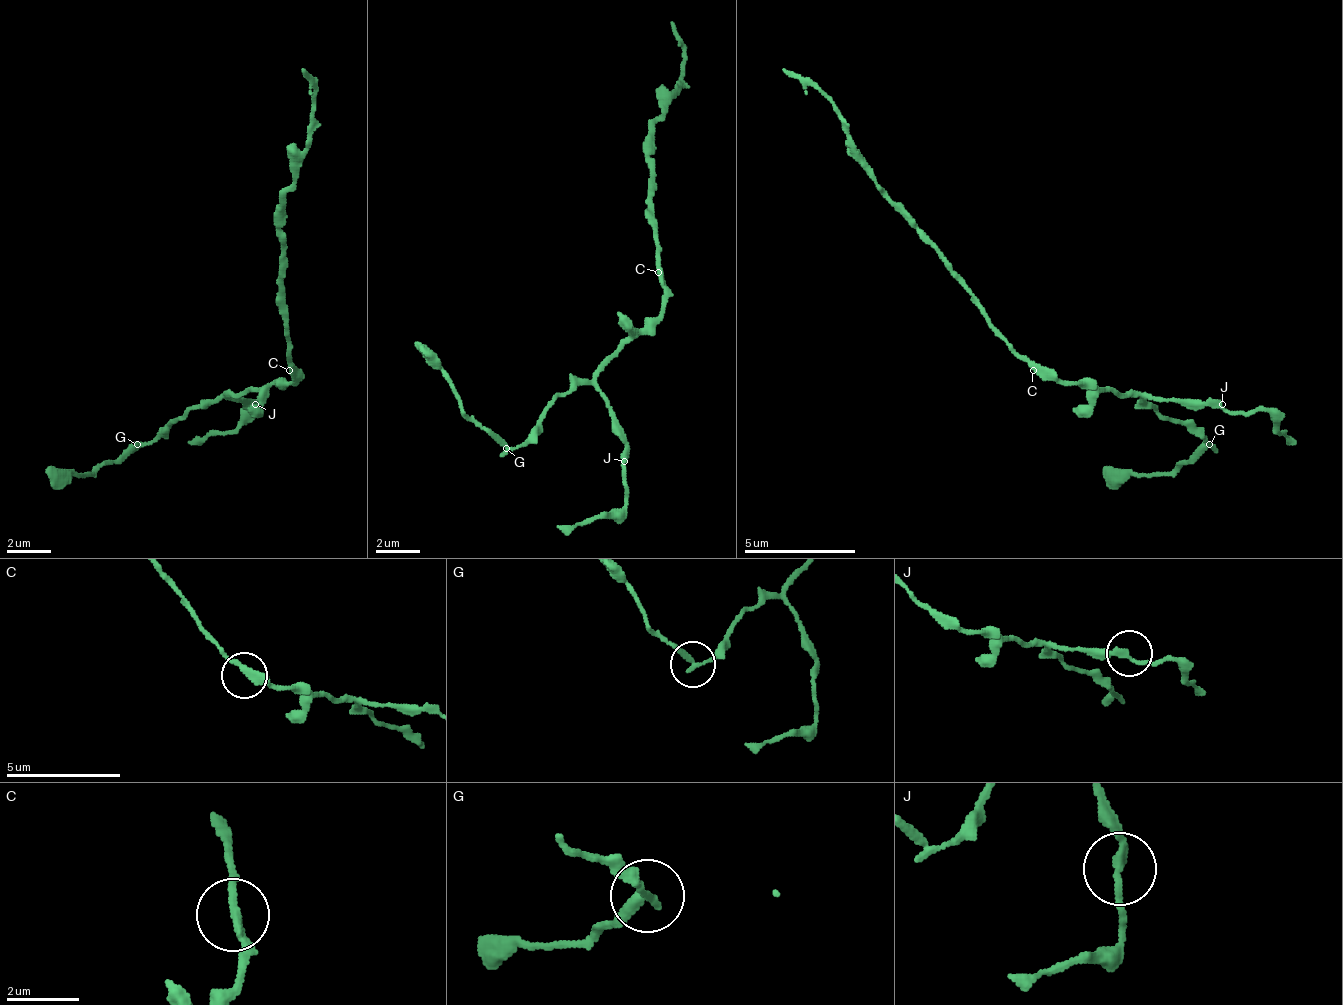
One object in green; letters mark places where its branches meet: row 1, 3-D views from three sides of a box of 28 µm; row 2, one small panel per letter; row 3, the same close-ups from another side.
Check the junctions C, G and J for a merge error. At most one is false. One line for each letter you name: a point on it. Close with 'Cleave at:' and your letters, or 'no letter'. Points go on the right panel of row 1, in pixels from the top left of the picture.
G: (1209, 444)
Cleave at: G

